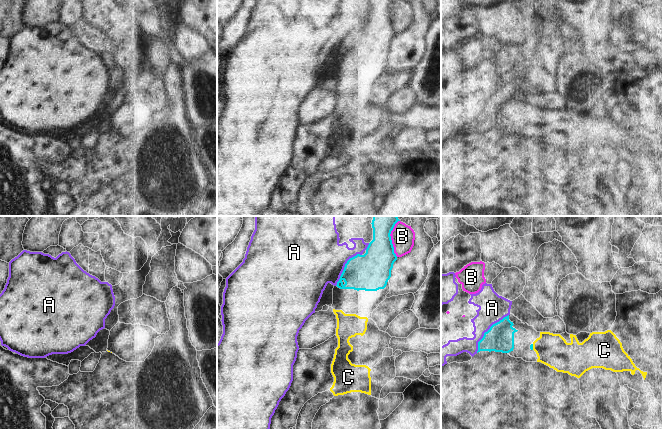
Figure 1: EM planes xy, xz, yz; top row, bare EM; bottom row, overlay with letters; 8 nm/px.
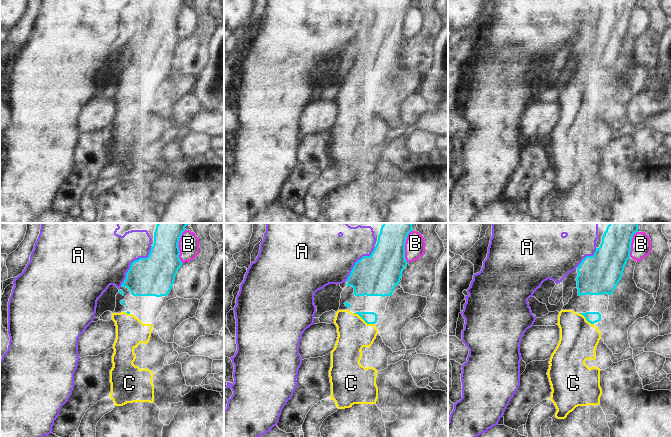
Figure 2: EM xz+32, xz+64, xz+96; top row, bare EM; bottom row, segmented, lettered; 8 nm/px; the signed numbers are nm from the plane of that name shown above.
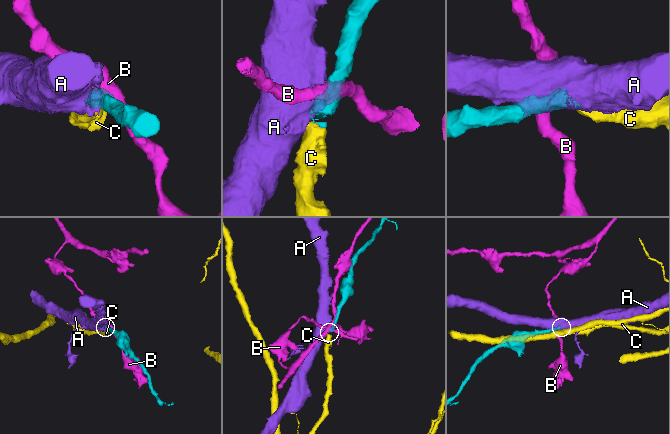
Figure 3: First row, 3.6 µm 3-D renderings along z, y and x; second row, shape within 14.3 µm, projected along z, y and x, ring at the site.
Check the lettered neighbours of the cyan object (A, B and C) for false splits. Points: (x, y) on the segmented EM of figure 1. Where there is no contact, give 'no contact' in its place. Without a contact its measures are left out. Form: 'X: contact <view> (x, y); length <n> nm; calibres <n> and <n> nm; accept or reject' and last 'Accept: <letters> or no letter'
A: contact yz (487, 331); length 400 nm; calibres 220 and 220 nm; reject
B: contact xz (390, 238); length 300 nm; calibres 260 and 190 nm; reject
C: contact yz (532, 347); length 50 nm; calibres 30 and 260 nm; accept
Accept: C

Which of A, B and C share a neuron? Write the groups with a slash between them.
A / B / C

